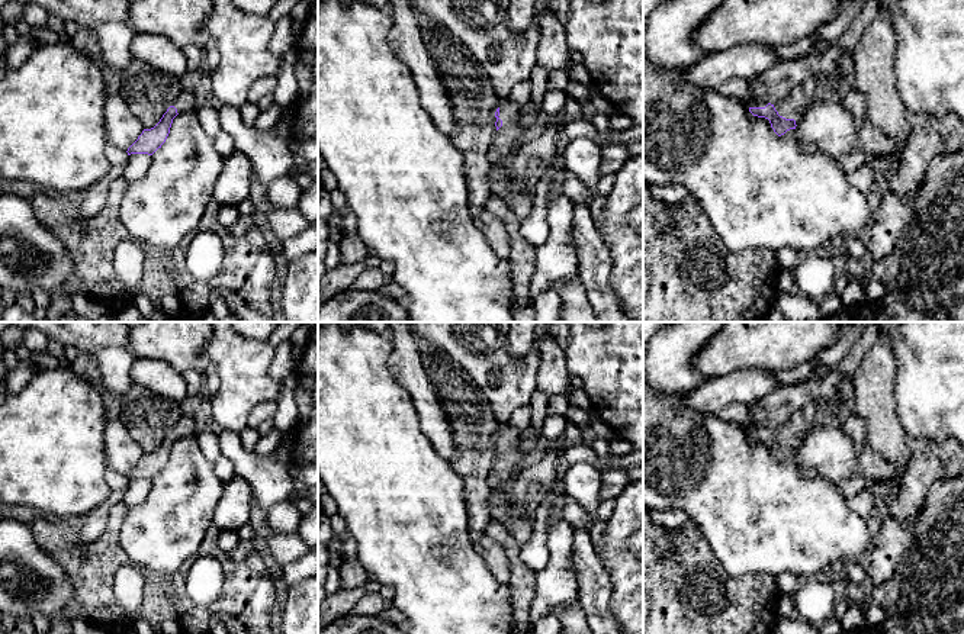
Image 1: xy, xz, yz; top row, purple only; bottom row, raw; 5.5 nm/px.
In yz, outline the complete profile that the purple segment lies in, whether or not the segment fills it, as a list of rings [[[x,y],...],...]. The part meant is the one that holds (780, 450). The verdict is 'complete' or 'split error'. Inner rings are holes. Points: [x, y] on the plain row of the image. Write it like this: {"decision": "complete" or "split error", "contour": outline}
{"decision": "split error", "contour": [[[810,405],[796,412],[788,422],[778,428],[752,427],[749,437],[768,444],[774,457],[781,461],[787,456],[796,454],[817,422],[819,415]]]}

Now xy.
{"decision": "split error", "contour": [[[183,415],[177,425],[167,434],[160,447],[151,453],[144,454],[138,464],[128,473],[131,479],[152,480],[166,467],[173,444],[183,437],[193,435],[195,419],[190,415]]]}

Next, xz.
{"decision": "split error", "contour": [[[501,427],[495,437],[497,457],[488,476],[488,483],[492,489],[510,489],[512,480],[518,476],[523,457],[518,434],[517,429]]]}

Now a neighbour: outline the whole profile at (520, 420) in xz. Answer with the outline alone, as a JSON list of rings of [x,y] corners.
[[[526,405],[520,409],[517,409],[510,421],[507,422],[505,427],[517,429],[518,432],[526,431],[528,428],[531,428],[531,416],[533,416],[533,409],[531,405]]]

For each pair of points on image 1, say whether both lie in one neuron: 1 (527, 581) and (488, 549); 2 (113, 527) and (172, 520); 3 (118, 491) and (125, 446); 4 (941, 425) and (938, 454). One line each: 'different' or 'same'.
1: different
2: different
3: different
4: different

